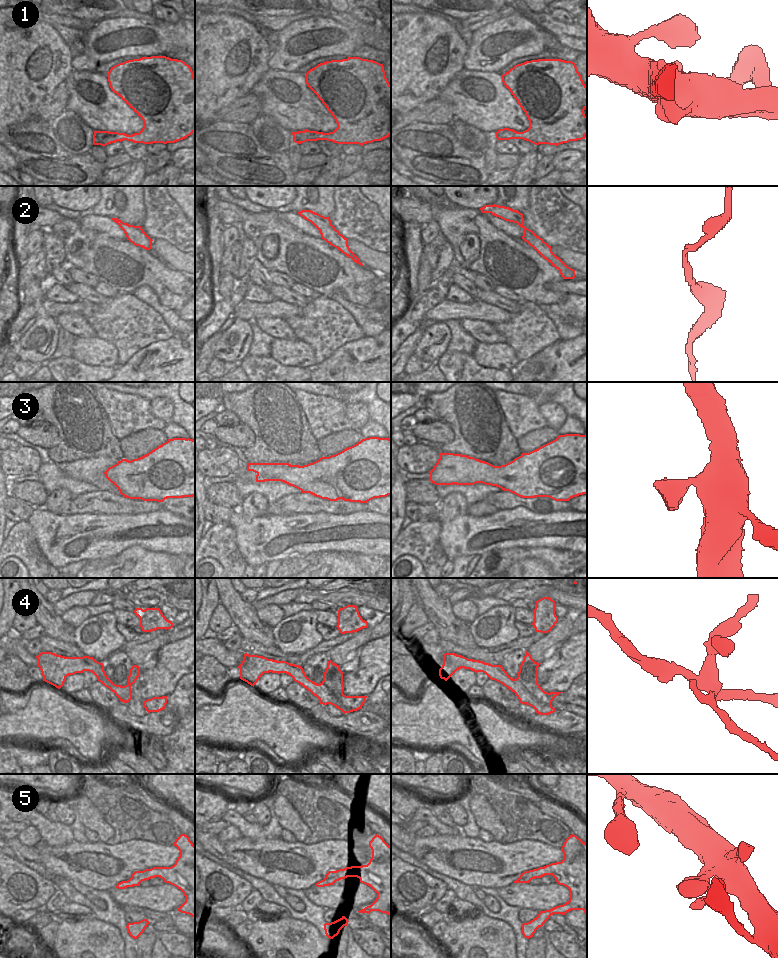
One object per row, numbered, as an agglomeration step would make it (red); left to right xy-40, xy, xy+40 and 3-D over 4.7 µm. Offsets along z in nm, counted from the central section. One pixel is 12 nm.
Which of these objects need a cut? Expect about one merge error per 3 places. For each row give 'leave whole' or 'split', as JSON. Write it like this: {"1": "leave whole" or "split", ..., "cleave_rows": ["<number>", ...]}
{"1": "leave whole", "2": "leave whole", "3": "leave whole", "4": "split", "5": "leave whole", "cleave_rows": ["4"]}

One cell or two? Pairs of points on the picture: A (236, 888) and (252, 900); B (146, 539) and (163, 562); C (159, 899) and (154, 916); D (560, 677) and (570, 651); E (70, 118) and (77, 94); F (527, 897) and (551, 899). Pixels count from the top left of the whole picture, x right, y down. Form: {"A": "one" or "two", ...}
{"A": "two", "B": "two", "C": "two", "D": "one", "E": "two", "F": "one"}

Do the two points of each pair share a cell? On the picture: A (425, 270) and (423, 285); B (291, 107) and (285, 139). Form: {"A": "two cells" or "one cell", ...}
{"A": "one cell", "B": "two cells"}

